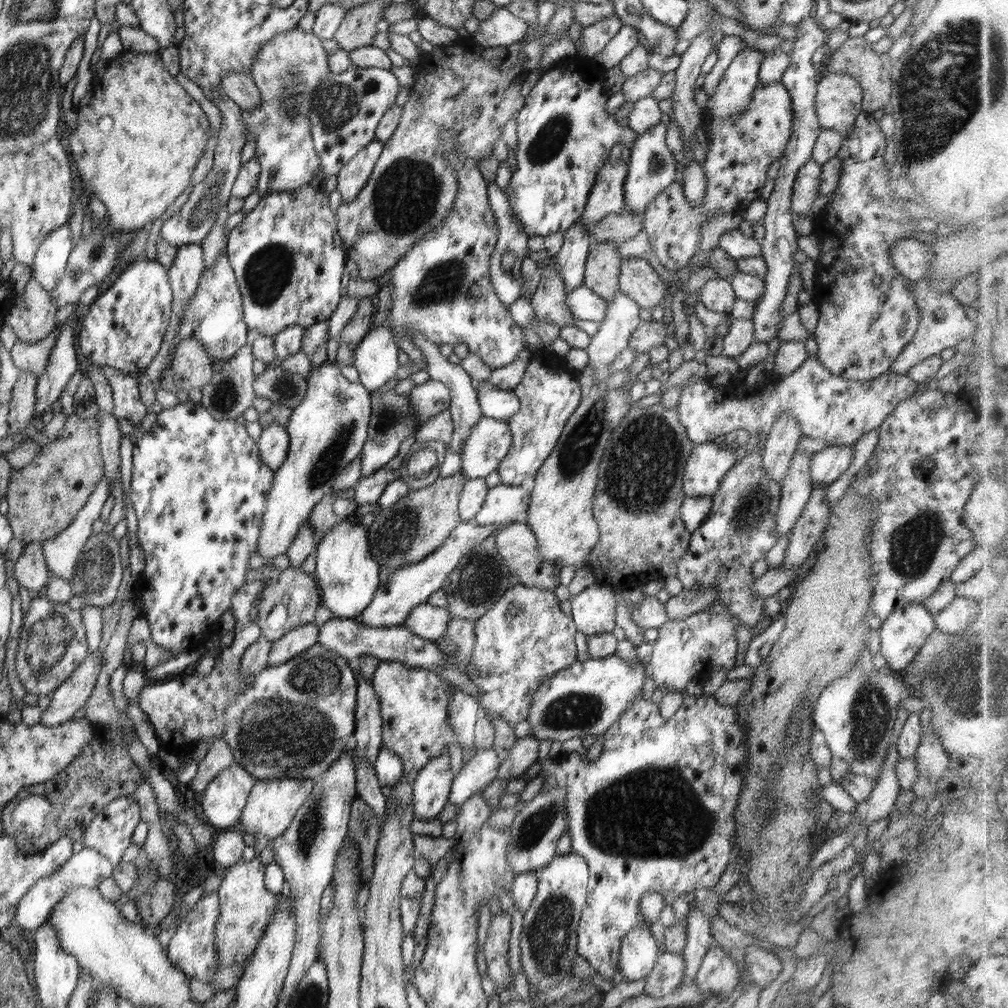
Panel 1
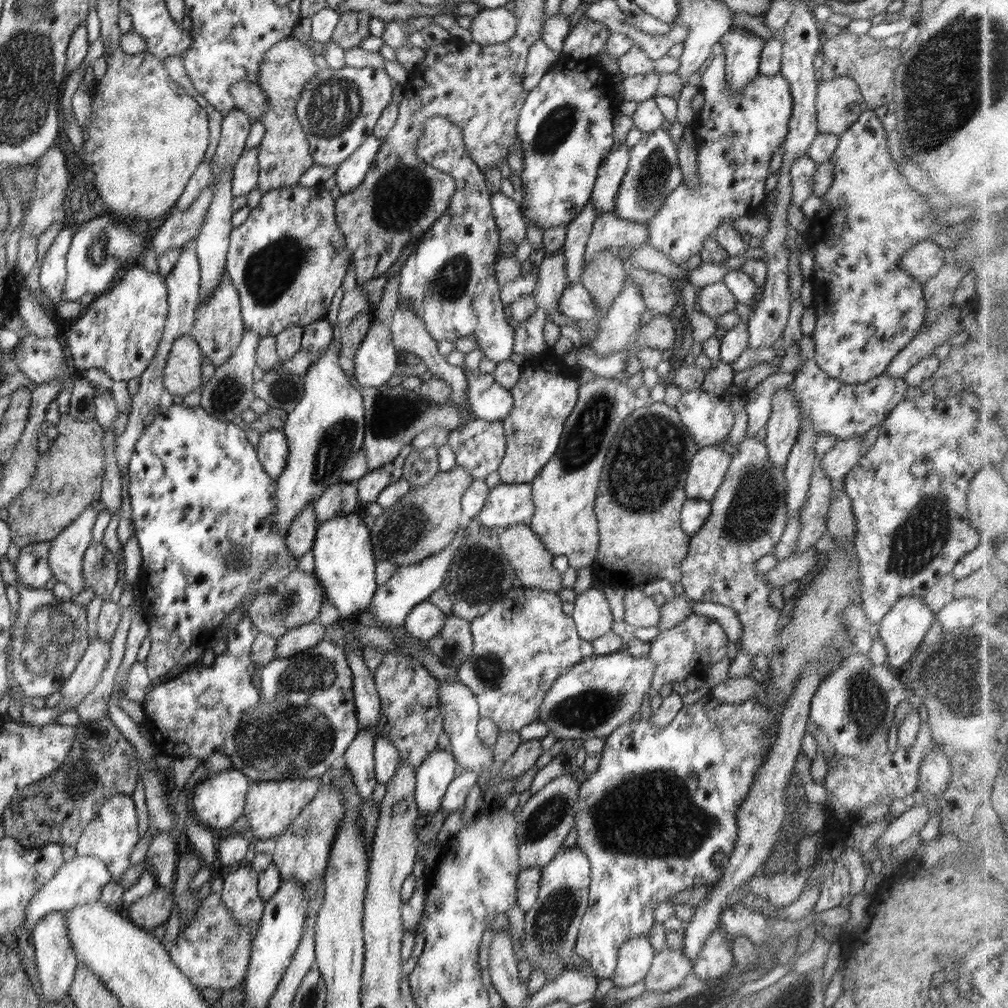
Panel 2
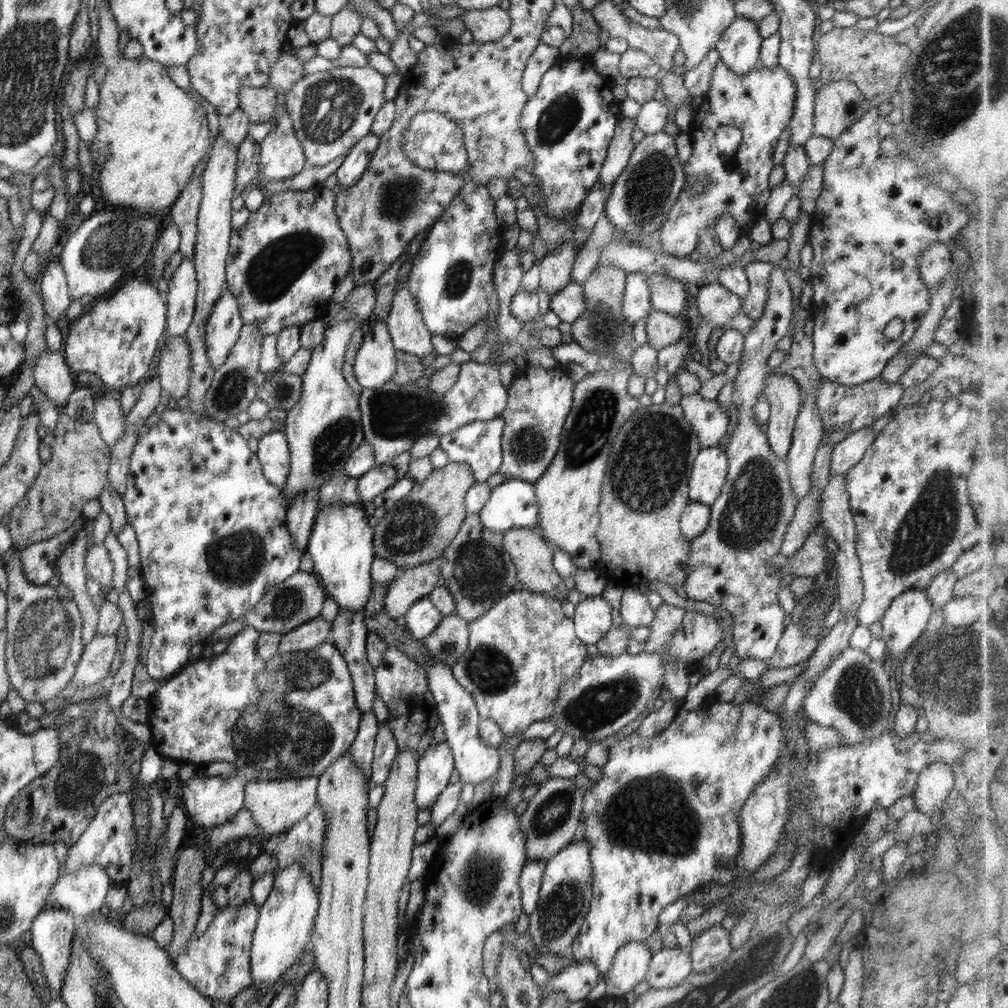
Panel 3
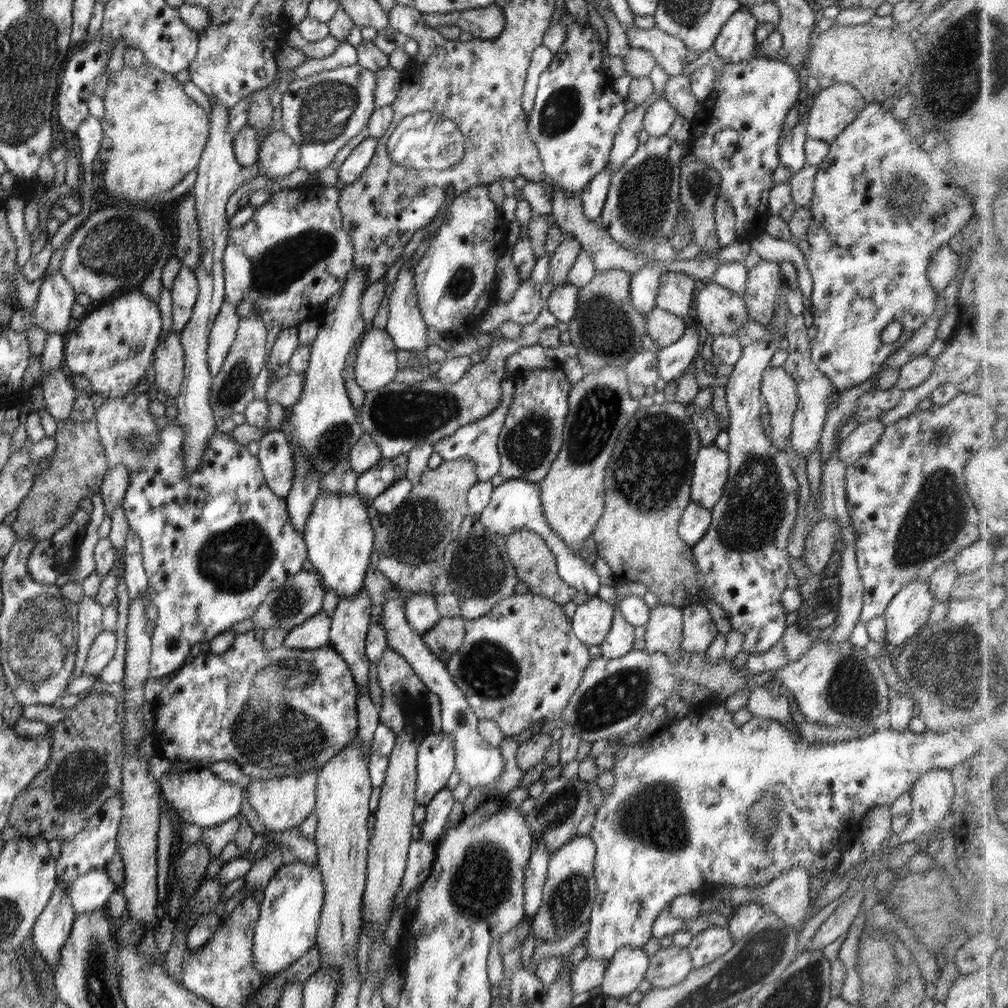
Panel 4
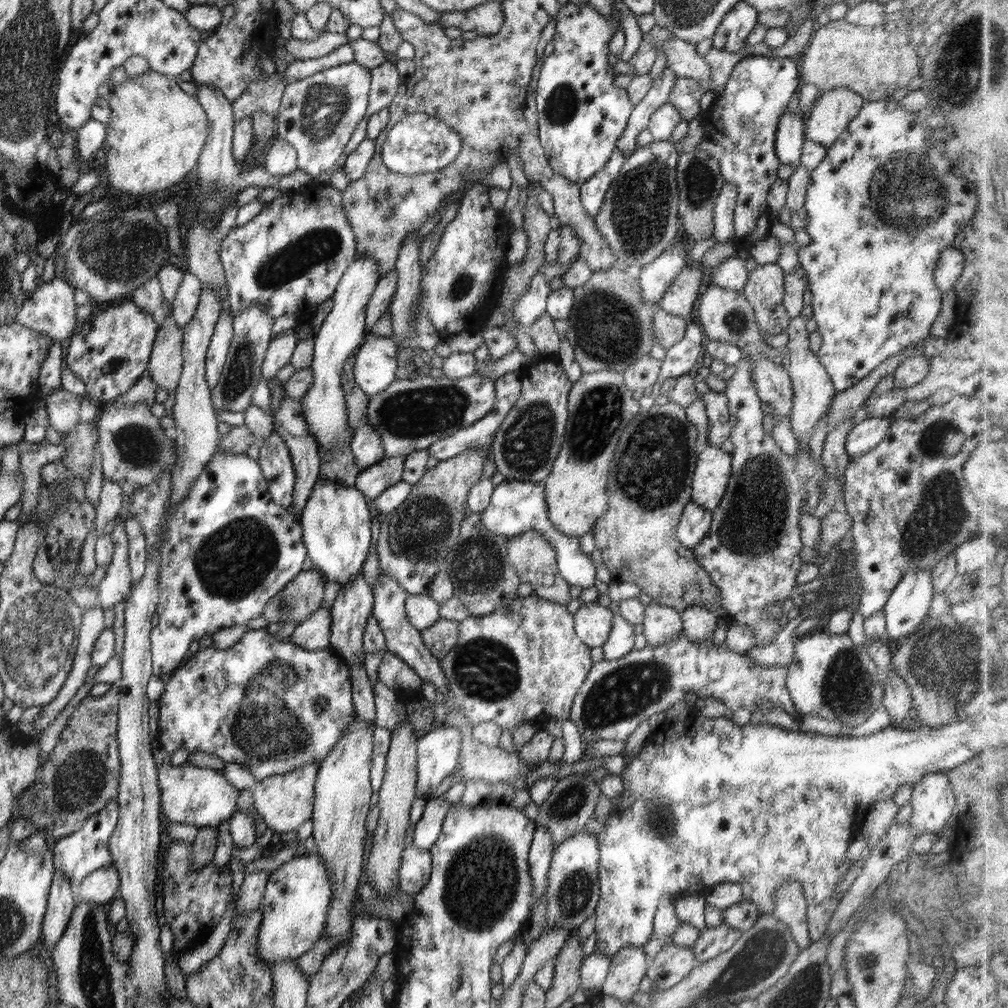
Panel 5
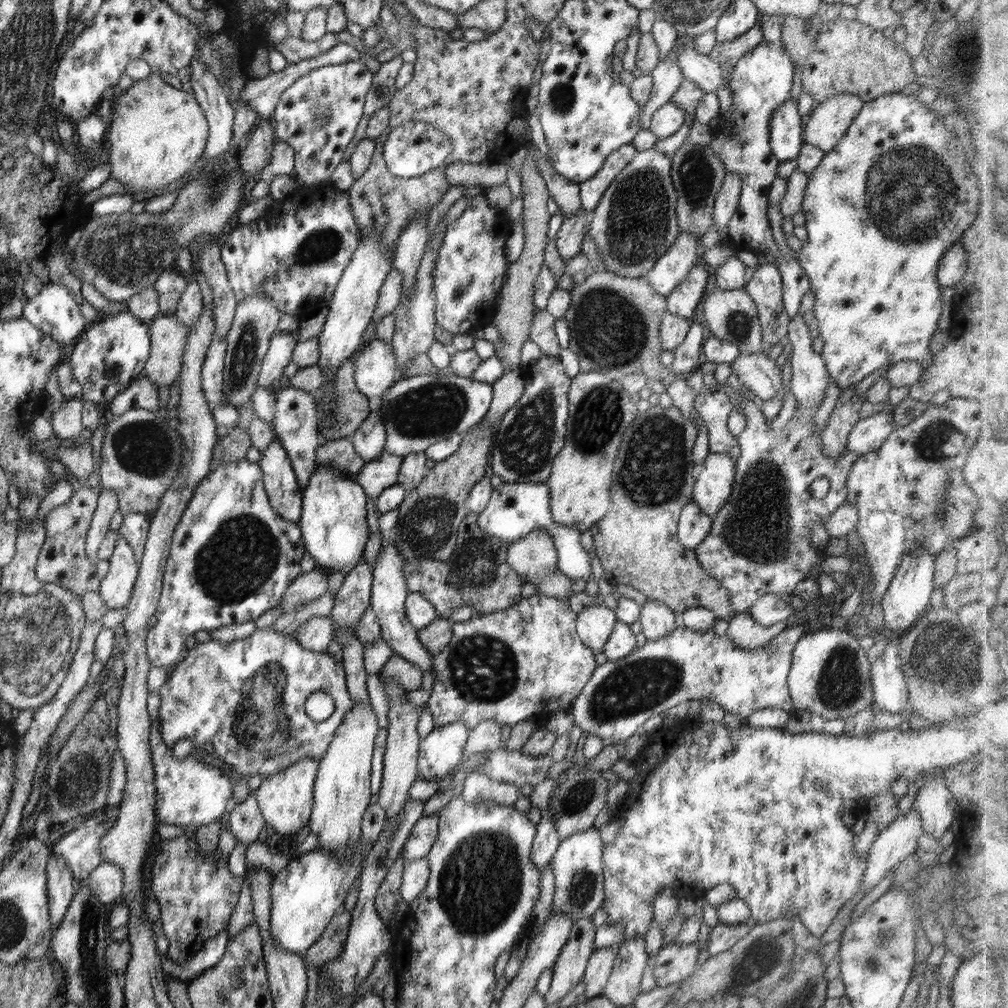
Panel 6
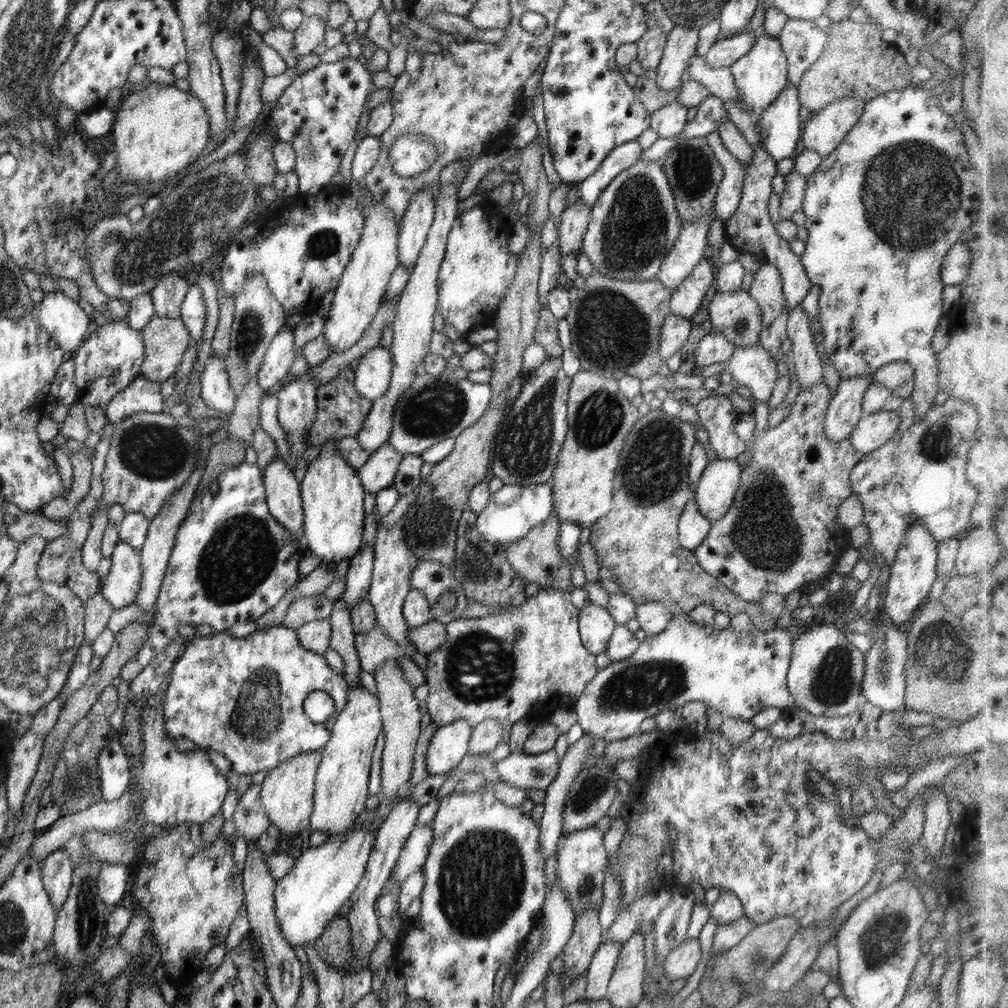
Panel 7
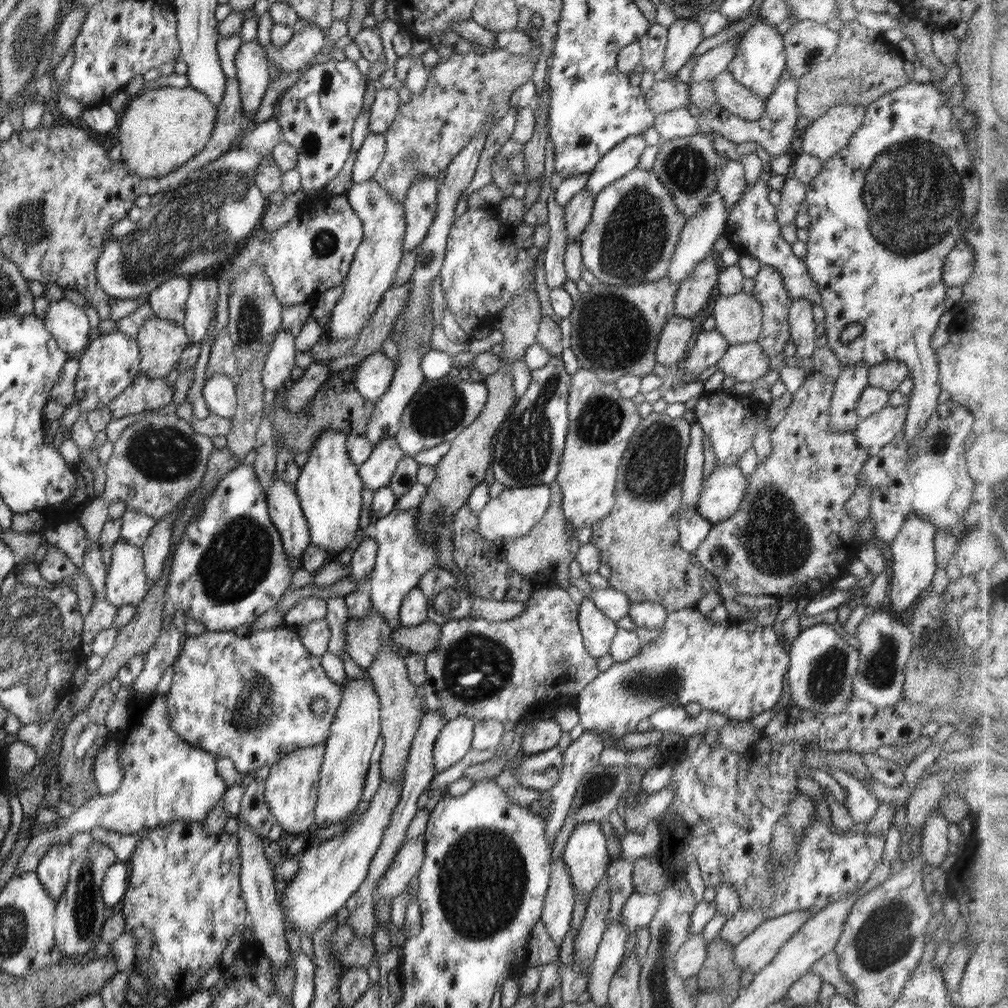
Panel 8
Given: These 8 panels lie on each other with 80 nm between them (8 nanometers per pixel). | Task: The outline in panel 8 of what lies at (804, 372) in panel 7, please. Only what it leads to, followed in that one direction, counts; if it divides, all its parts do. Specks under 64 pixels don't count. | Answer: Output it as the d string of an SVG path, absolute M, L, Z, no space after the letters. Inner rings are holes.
M805 298L794 299L788 317L791 340L797 348L795 356L811 361L817 339L814 334L816 323L812 315L812 306L813 304Z

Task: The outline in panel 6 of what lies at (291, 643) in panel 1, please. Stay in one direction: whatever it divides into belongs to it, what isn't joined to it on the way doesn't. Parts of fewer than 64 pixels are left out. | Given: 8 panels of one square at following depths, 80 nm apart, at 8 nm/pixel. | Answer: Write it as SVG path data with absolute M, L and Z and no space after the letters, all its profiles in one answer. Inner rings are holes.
M328 615L315 616L304 622L293 634L293 637L311 651L326 651L328 644L335 639L335 626Z

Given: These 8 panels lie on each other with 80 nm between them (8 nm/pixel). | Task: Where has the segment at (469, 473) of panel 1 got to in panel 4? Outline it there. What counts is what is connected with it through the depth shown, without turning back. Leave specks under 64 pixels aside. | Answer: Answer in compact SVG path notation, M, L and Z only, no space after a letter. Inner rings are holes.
M506 372L500 383L502 404L490 416L482 418L473 424L460 428L452 436L438 440L434 446L434 452L440 455L443 461L452 461L466 458L474 462L476 476L480 482L490 481L496 474L499 474L501 466L500 455L498 455L498 440L500 432L505 424L506 413L512 403L512 395L515 393L515 378L513 374Z

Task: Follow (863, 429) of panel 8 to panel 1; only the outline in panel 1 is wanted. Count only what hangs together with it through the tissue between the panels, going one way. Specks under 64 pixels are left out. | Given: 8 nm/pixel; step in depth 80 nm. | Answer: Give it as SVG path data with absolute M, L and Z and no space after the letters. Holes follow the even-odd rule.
M828 446L812 455L810 478L813 484L829 486L838 480L852 463L854 446Z

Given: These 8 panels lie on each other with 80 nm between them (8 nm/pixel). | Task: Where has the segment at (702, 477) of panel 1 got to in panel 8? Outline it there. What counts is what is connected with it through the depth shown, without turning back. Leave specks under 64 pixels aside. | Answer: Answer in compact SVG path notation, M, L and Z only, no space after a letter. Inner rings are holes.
M738 465L716 466L702 482L696 510L713 524L728 520L738 512L747 489L748 480Z

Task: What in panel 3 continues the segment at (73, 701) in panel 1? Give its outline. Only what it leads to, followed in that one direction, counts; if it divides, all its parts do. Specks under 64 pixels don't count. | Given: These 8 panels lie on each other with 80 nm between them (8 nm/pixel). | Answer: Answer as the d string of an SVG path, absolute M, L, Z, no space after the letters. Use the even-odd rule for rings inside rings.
M117 635L95 636L83 648L77 664L74 681L77 690L101 683L109 674L114 655L117 651Z

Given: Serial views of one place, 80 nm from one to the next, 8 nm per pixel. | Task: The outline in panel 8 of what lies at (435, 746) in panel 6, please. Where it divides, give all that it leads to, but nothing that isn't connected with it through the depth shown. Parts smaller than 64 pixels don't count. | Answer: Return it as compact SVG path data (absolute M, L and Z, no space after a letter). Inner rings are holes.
M467 716L449 720L437 736L433 761L438 773L460 762L471 750L475 722Z

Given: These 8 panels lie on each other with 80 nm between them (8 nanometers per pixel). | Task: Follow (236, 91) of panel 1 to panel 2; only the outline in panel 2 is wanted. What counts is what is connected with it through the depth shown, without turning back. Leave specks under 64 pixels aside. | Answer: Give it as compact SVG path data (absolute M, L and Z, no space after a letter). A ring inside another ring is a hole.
M241 80L231 84L229 91L234 97L235 108L243 110L248 121L258 121L268 110L268 95L258 83Z

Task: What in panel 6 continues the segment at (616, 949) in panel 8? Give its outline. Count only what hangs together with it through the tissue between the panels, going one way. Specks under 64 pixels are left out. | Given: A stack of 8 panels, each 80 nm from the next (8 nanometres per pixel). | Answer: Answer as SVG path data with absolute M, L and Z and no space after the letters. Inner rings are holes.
M616 948L598 949L590 957L583 976L586 983L585 996L588 999L601 996L605 991L616 954Z

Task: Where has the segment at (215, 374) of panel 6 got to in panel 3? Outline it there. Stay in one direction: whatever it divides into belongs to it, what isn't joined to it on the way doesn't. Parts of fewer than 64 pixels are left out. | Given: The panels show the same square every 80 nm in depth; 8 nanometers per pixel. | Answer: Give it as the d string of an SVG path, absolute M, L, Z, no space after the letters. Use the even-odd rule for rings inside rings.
M227 290L214 305L204 328L207 357L215 371L227 360L244 323L238 301Z

